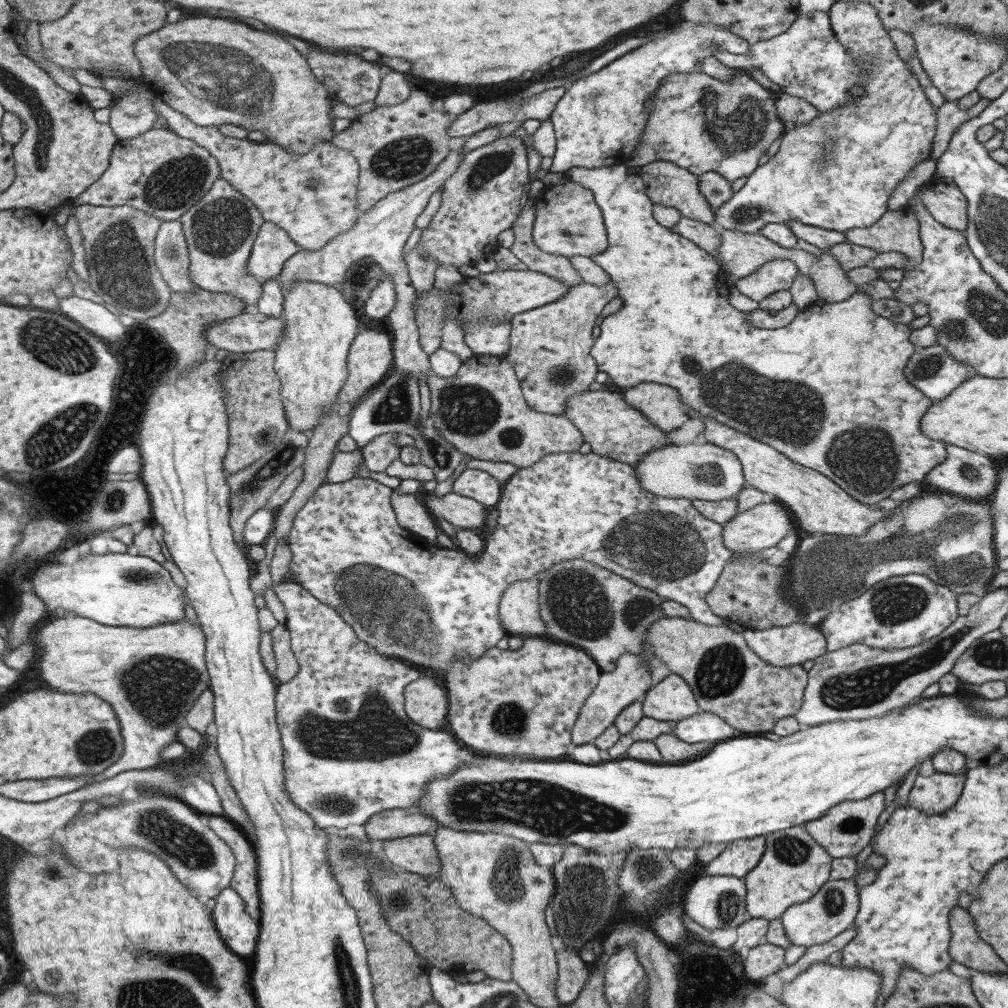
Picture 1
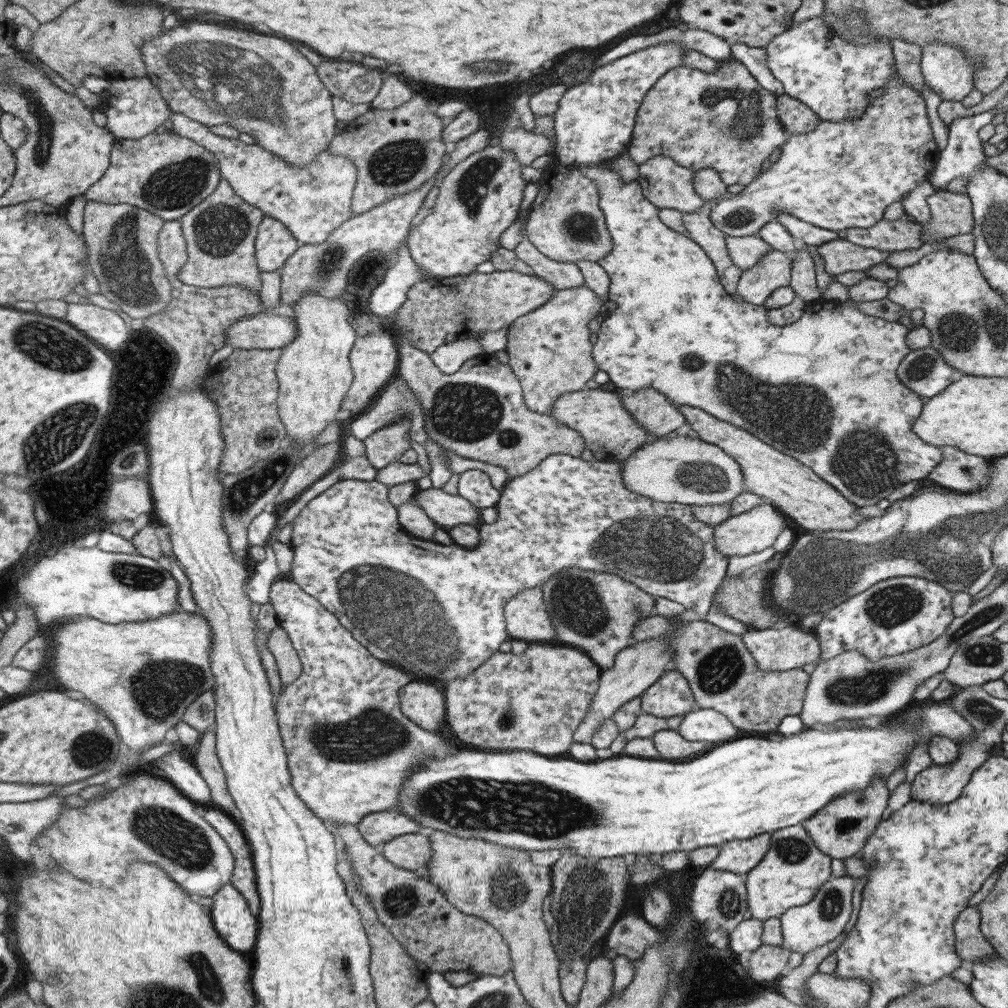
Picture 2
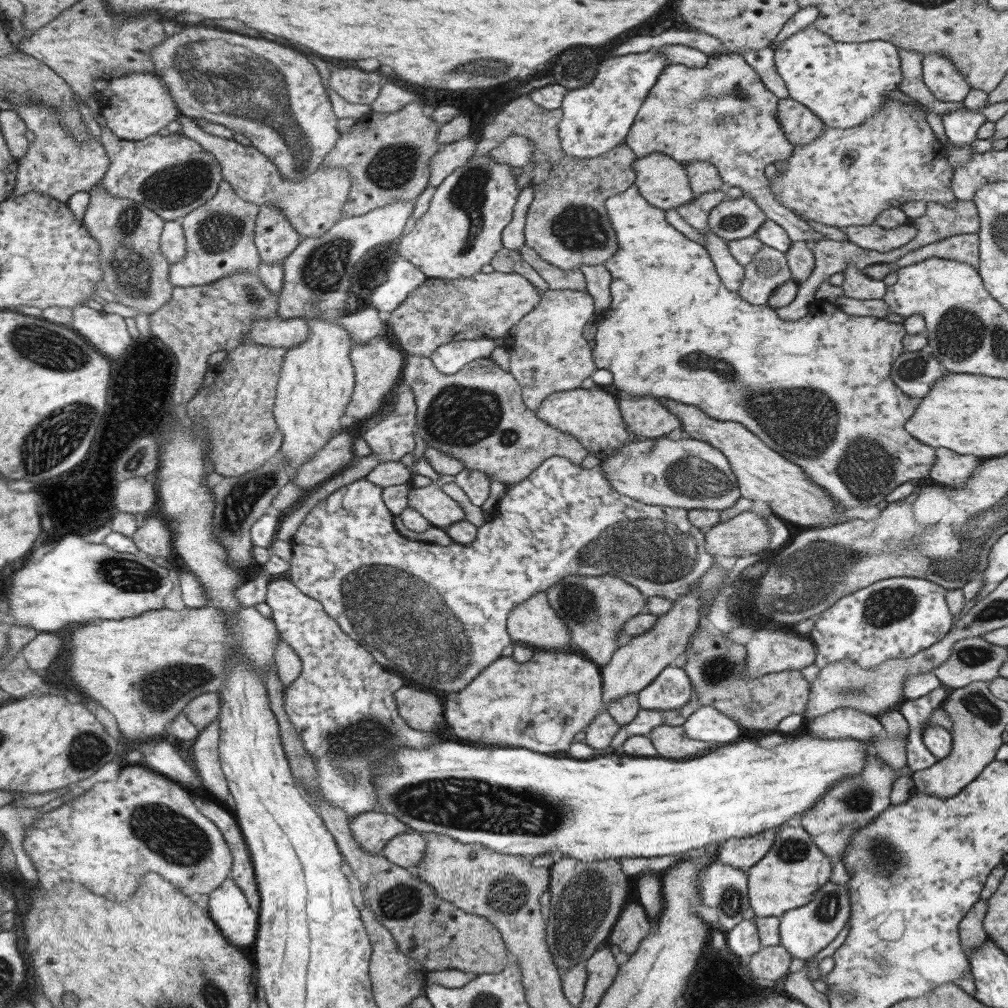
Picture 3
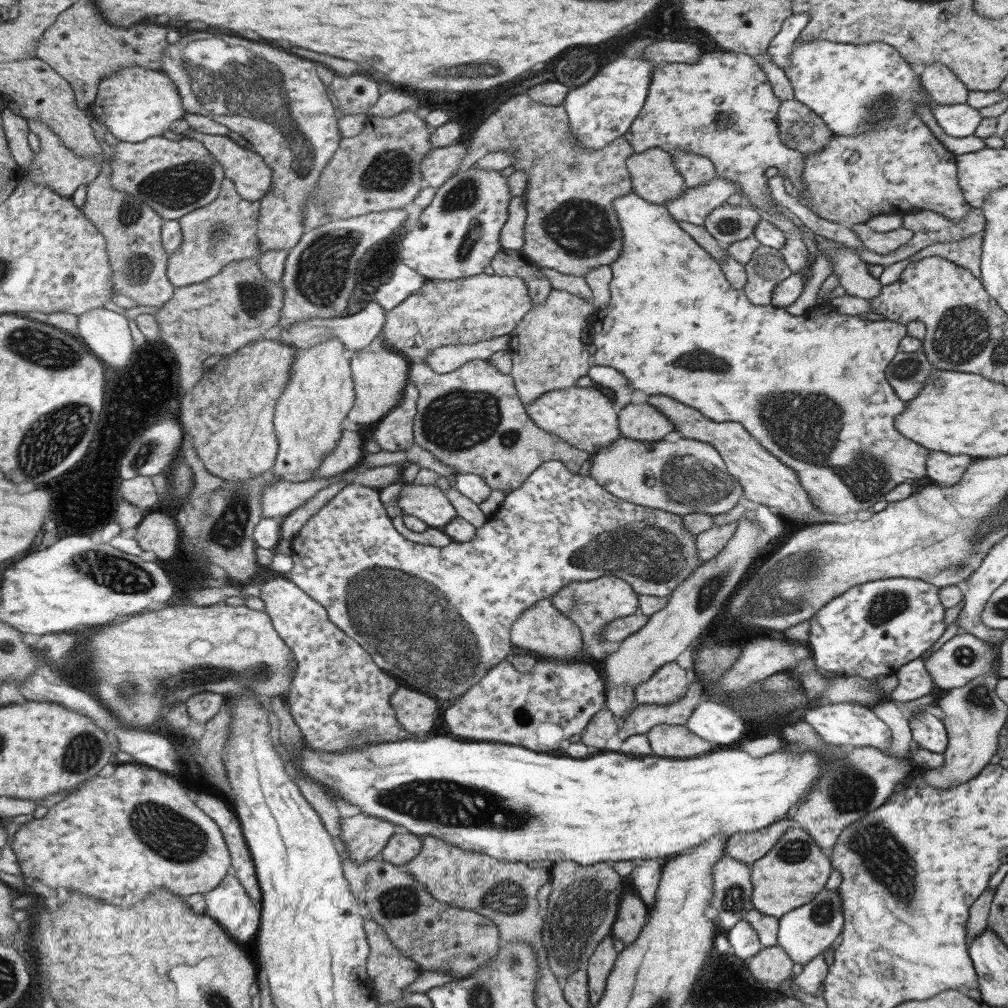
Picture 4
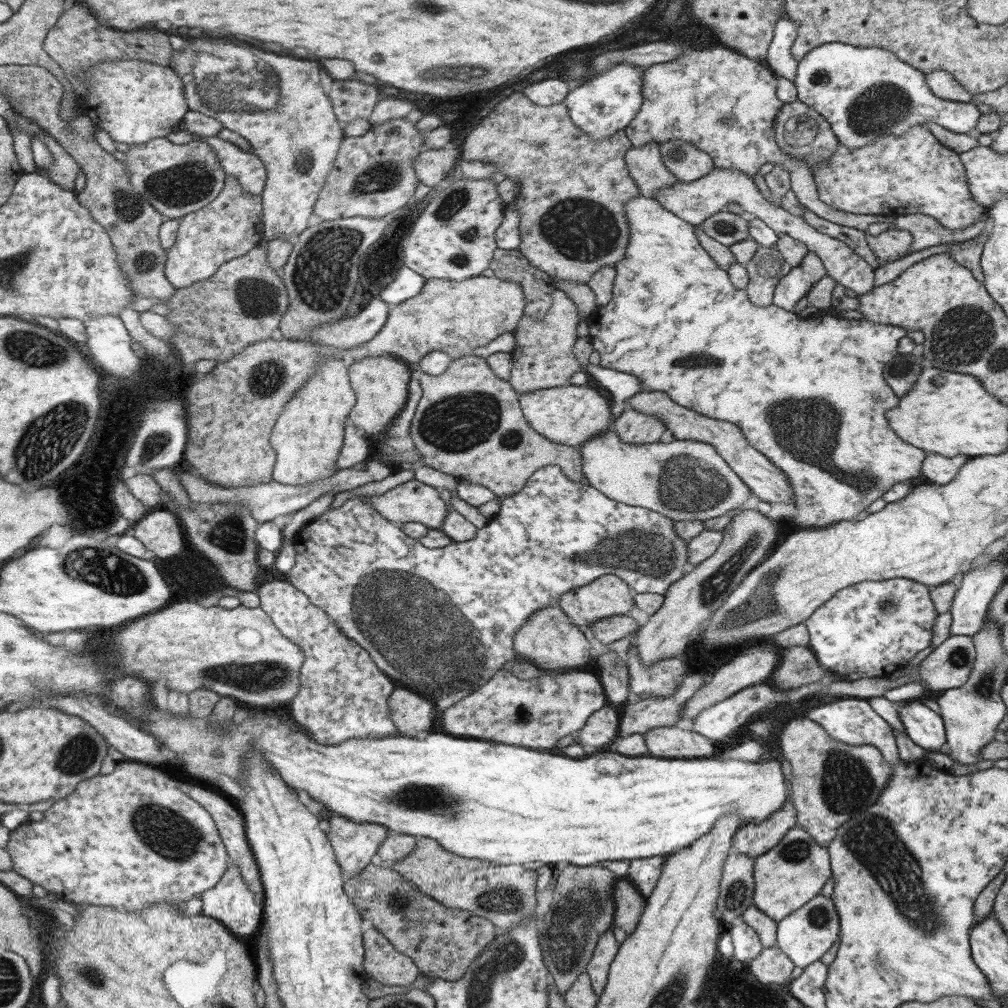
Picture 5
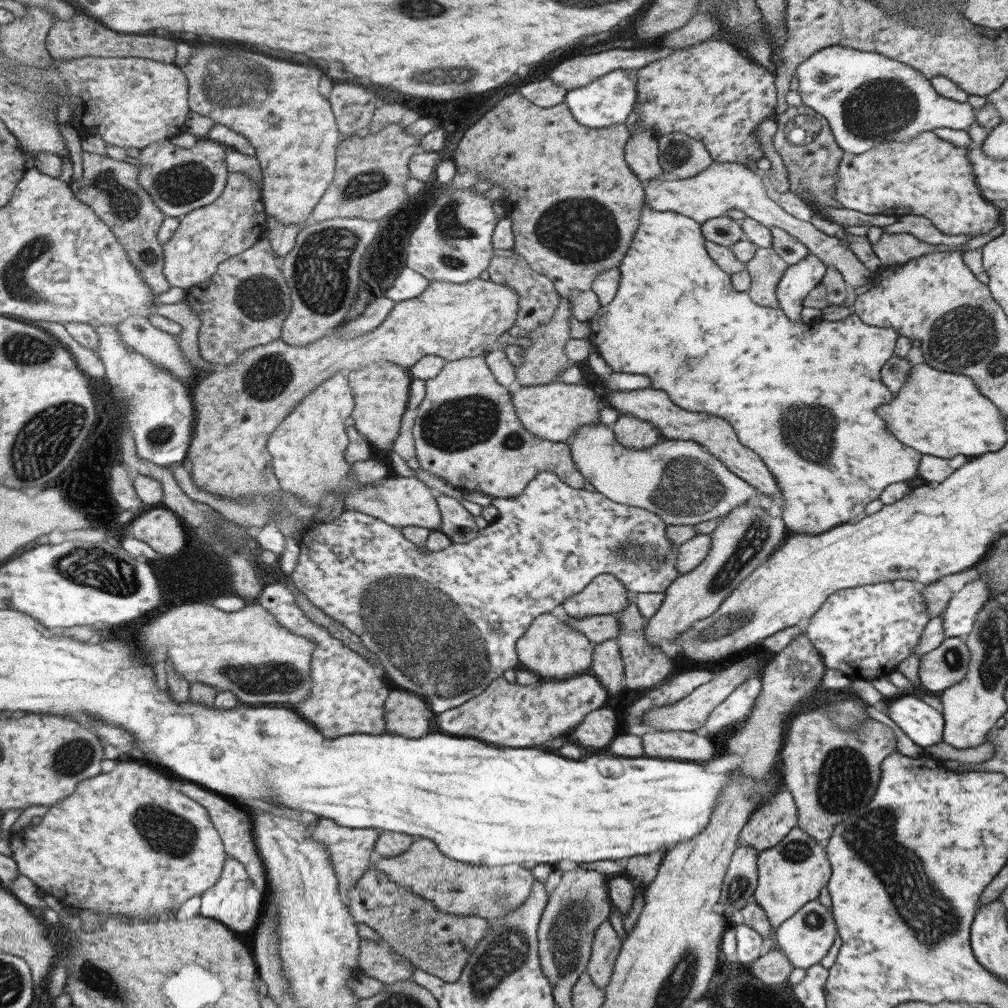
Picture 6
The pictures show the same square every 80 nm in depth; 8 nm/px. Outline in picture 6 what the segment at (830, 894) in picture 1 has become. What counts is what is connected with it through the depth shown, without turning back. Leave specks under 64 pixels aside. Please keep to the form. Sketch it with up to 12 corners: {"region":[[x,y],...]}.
{"region":[[815,899],[776,928],[777,950],[806,970],[838,932]]}

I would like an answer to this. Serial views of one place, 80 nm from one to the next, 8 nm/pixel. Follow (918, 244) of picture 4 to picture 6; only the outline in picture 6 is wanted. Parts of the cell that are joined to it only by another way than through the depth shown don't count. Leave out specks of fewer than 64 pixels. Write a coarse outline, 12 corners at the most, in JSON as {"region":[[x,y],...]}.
{"region":[[899,218],[881,228],[886,234],[911,234],[930,246],[961,247],[969,235],[943,235],[927,218]]}

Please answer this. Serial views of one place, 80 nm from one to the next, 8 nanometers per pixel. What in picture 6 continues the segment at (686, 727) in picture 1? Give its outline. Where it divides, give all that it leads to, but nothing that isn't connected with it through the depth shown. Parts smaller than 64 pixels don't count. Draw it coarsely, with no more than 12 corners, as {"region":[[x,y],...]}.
{"region":[[747,676],[711,713],[701,733],[711,738],[734,731],[761,689]]}

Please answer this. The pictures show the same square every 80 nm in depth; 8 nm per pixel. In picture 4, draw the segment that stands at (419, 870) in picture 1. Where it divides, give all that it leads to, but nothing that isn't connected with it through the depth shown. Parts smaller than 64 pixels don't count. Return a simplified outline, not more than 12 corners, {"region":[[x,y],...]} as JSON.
{"region":[[395,832],[381,860],[403,866],[420,851],[421,839]]}

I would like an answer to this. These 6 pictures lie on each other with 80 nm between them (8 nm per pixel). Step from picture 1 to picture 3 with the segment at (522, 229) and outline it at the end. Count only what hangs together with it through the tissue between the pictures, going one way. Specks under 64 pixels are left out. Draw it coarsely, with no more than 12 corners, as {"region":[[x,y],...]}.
{"region":[[524,244],[518,253],[553,290],[585,290],[580,270],[560,270]]}

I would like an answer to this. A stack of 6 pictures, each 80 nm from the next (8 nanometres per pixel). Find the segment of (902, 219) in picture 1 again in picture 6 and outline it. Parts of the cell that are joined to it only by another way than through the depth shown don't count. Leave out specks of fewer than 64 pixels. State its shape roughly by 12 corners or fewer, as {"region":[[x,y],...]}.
{"region":[[883,233],[871,250],[881,267],[927,255],[911,234]]}

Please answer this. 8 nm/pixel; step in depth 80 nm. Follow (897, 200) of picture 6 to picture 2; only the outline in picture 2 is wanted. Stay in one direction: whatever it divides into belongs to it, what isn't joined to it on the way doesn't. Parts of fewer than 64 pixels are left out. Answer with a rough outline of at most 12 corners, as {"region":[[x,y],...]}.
{"region":[[896,67],[859,118],[787,135],[715,202],[724,237],[777,212],[873,227],[940,153]]}

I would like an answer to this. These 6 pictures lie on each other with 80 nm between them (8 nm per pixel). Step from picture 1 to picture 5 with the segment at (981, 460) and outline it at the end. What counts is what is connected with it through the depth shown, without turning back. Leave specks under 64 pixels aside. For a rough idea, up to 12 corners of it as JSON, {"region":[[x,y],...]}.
{"region":[[926,454],[920,474],[935,485],[947,484],[967,462]]}

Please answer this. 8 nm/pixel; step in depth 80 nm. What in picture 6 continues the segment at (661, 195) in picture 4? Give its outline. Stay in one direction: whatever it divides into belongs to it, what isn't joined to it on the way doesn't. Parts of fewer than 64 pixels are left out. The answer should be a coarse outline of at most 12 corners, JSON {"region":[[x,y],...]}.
{"region":[[635,129],[624,159],[644,185],[663,171],[658,142],[649,130]]}

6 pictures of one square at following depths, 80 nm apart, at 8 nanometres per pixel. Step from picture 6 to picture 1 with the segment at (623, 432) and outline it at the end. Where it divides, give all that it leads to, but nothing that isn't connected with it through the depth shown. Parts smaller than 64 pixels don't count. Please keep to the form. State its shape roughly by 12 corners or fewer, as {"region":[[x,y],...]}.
{"region":[[641,382],[622,397],[663,432],[688,419],[678,391]]}

